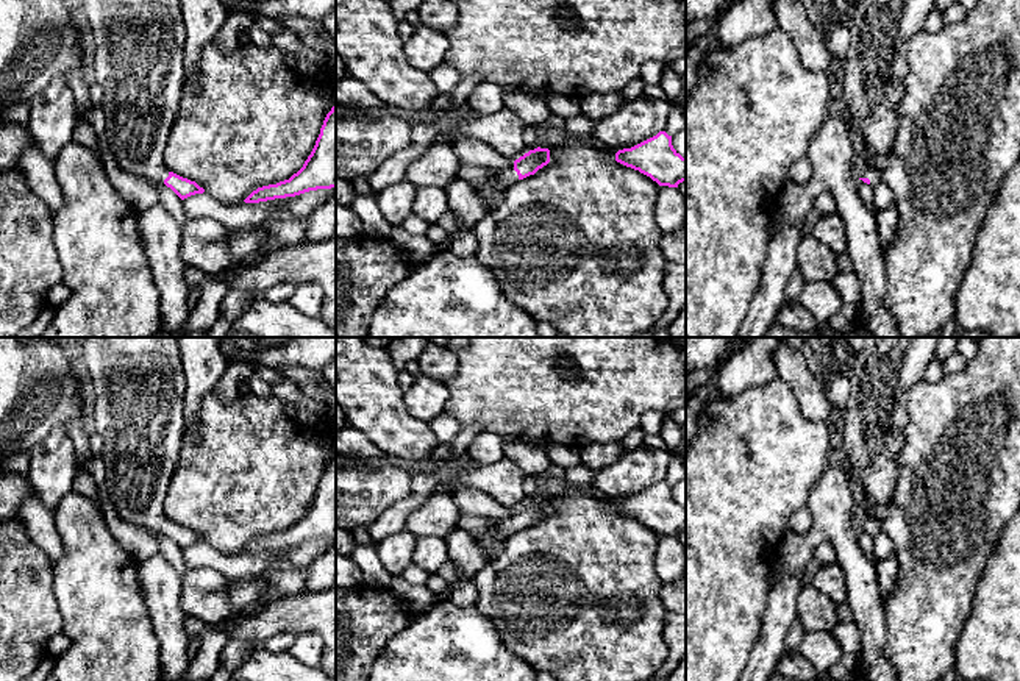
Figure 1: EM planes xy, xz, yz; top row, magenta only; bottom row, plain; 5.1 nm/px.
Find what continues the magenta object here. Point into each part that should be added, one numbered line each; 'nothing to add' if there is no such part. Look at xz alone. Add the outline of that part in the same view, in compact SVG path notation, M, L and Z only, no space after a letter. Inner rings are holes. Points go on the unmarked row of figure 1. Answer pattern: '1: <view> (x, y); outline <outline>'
1: xz (492, 541); outline M514 515L495 522L497 526L494 531L475 536L480 547L484 548L490 556L495 556L501 550L506 537L514 536L519 531Z

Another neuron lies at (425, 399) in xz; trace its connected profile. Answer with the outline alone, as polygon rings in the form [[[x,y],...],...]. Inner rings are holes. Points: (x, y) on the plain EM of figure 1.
[[[419,373],[414,384],[405,392],[405,406],[415,419],[430,423],[445,412],[448,395],[445,383]]]

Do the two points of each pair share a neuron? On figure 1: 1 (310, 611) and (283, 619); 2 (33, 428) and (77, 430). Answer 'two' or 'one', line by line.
1: one
2: one

